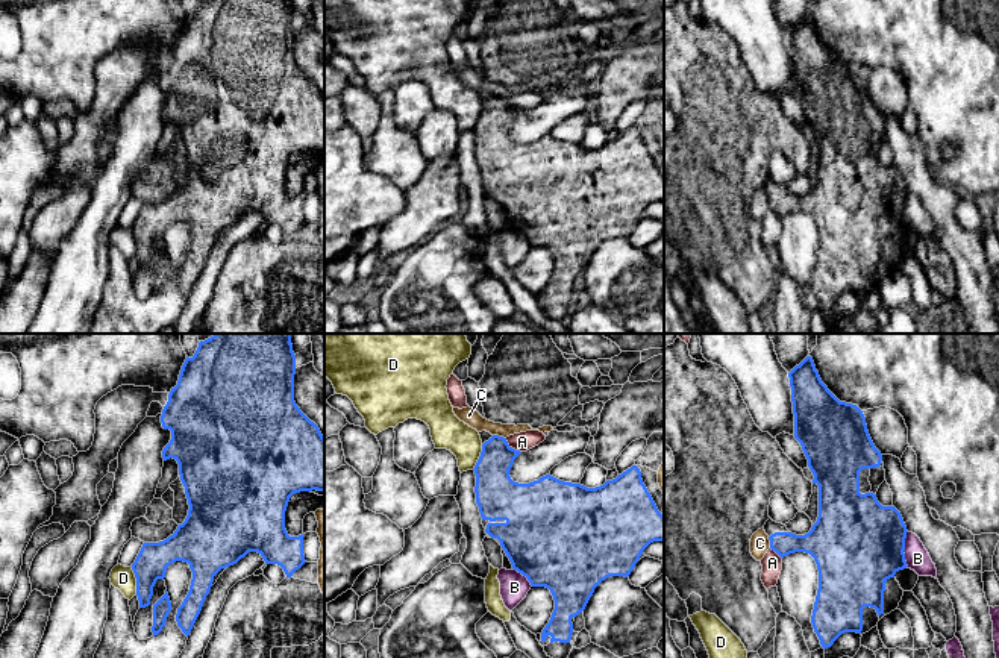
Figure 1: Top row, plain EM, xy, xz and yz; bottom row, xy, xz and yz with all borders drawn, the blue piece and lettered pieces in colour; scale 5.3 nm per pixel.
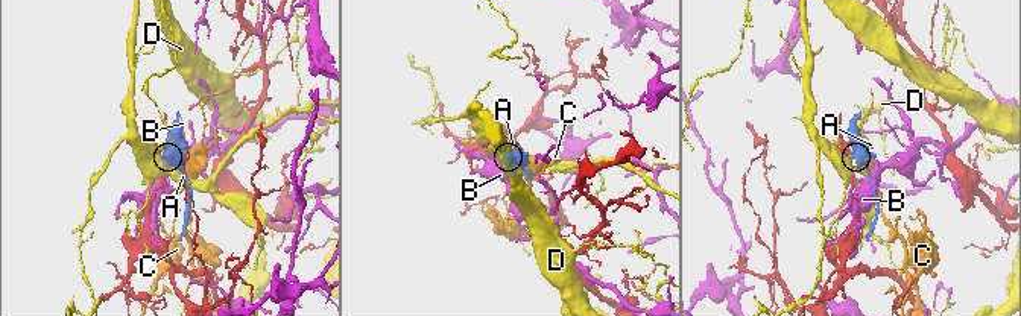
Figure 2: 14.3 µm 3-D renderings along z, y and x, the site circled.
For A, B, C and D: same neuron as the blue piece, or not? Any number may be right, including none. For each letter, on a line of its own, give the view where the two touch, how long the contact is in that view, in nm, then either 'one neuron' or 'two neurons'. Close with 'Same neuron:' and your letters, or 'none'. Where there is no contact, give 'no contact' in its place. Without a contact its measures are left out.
A: meets blue in xz; contact 120 nm long; two neurons
B: meets blue in yz; contact 190 nm long; two neurons
C: meets blue in xz; contact 80 nm long; two neurons
D: meets blue in xy; contact 150 nm long; two neurons
Same neuron: none

